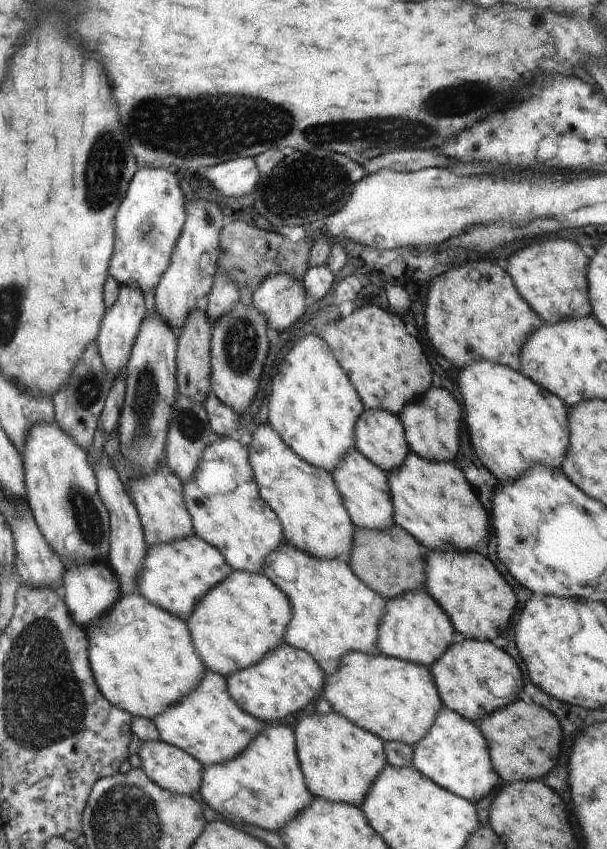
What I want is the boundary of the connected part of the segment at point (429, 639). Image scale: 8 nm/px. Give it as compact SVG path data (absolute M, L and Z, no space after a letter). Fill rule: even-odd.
M426 590L414 591L386 600L385 613L379 624L377 649L386 656L430 668L457 638L446 611Z

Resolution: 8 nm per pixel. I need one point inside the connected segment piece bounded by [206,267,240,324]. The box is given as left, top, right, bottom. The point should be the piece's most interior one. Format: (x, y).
(224, 296)

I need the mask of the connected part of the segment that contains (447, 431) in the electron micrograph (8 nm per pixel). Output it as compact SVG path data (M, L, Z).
M430 387L422 398L406 404L399 414L409 450L427 461L453 461L459 449L459 430L463 423L458 401L443 387Z

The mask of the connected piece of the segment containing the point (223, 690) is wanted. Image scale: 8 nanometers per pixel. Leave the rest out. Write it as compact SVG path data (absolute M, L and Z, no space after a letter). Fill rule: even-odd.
M205 670L199 687L154 720L160 739L181 748L203 766L231 761L263 730L265 723L244 712L228 694L226 679Z

